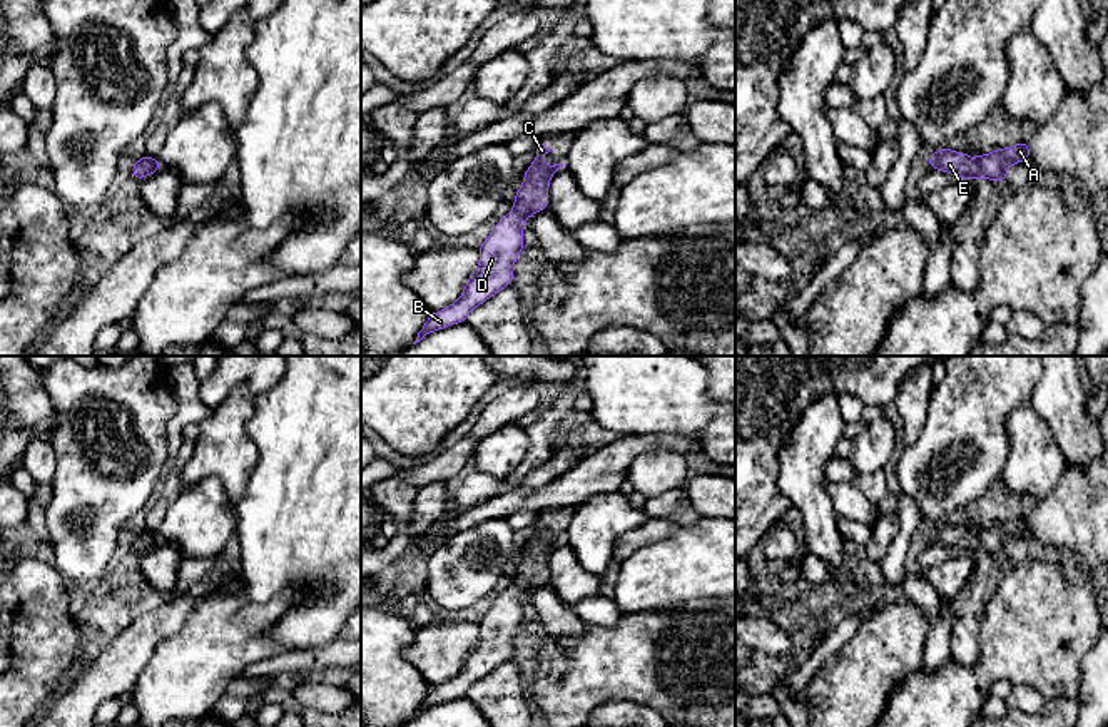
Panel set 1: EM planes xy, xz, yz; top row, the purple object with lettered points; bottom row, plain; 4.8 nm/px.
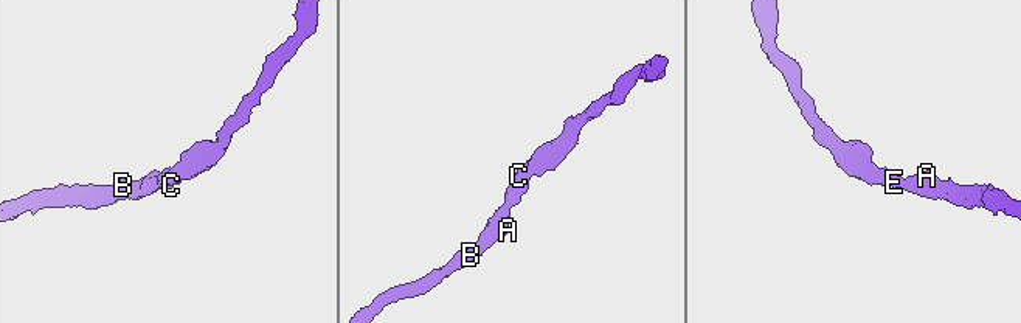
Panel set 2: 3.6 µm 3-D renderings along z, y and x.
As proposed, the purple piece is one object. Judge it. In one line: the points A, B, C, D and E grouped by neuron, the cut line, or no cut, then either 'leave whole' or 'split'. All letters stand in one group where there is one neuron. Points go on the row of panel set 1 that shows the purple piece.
A B C D E; no cut; leave whole

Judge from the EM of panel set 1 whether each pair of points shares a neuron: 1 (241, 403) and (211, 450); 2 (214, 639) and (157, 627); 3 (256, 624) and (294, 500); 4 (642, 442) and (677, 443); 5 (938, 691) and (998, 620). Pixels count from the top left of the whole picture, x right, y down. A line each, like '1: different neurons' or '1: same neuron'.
1: same neuron
2: different neurons
3: different neurons
4: same neuron
5: same neuron

